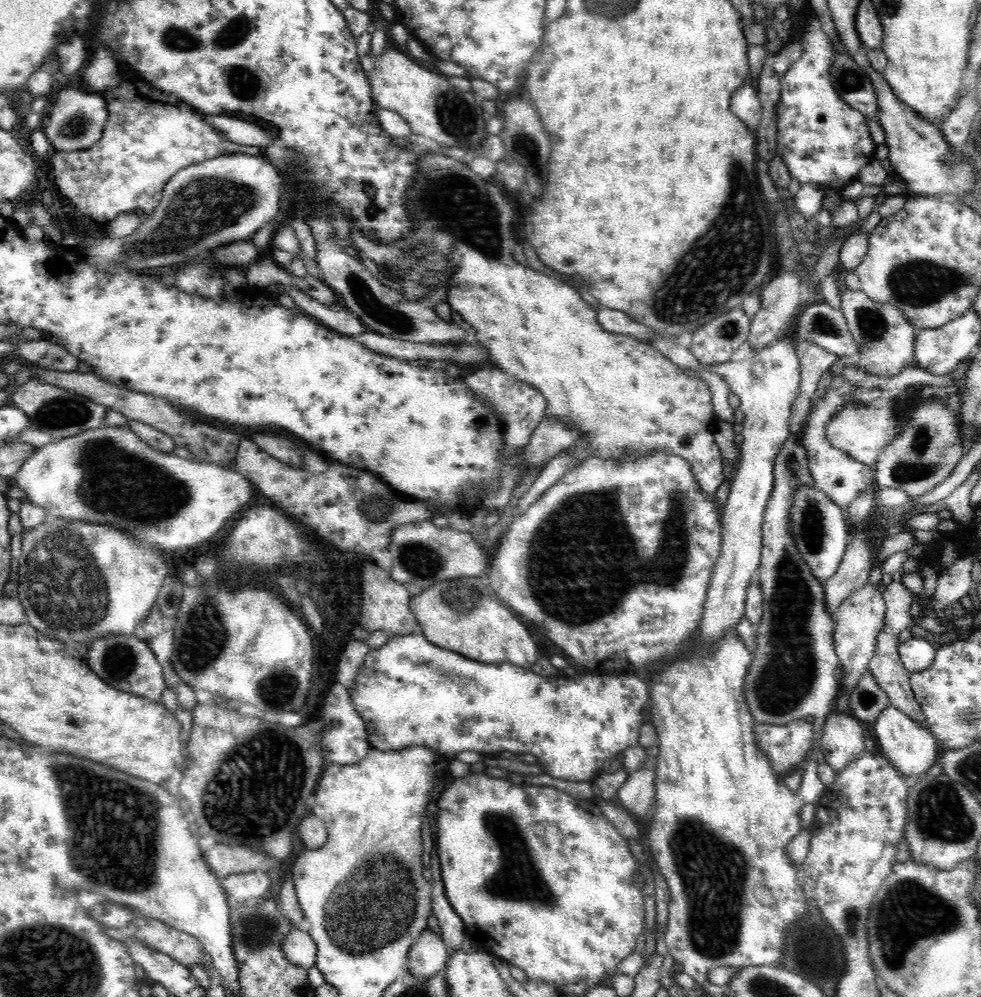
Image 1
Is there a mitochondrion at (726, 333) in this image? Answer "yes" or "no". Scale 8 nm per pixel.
yes

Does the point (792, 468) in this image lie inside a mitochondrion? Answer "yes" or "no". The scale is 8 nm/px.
yes

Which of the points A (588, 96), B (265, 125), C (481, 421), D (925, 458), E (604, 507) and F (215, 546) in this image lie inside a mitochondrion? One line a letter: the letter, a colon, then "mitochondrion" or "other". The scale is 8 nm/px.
A: other
B: other
C: other
D: mitochondrion
E: mitochondrion
F: other

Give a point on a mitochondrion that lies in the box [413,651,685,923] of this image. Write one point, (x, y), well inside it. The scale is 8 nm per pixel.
(517, 879)

